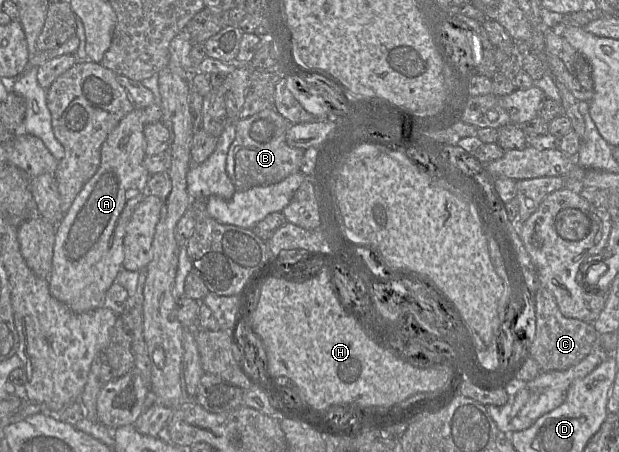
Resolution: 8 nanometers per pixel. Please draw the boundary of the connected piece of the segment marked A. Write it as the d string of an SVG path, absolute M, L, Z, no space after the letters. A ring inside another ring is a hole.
M135 108L109 133L101 147L97 172L83 186L56 226L49 289L55 299L75 313L104 306L106 292L123 268L126 226L136 207L148 194L150 174L144 165L142 110Z

